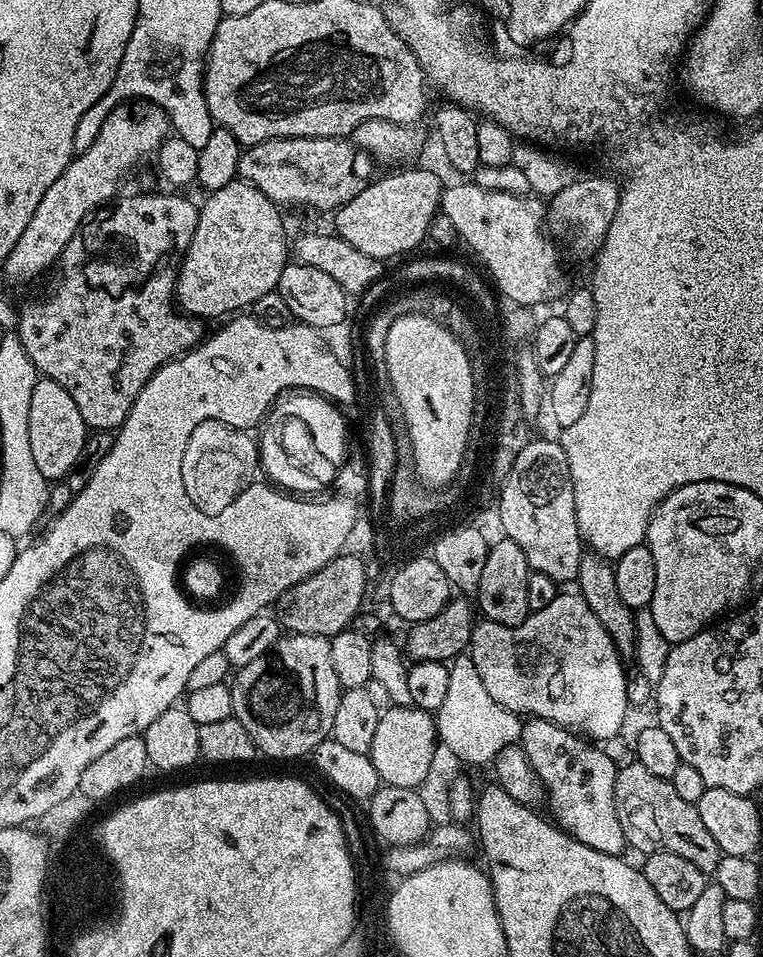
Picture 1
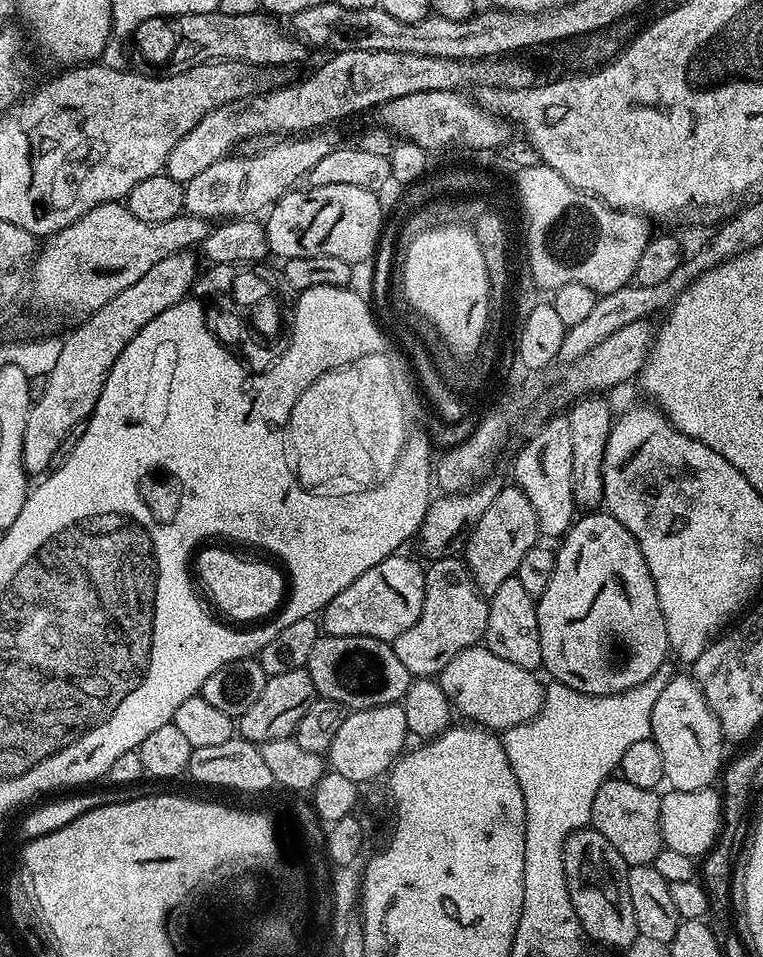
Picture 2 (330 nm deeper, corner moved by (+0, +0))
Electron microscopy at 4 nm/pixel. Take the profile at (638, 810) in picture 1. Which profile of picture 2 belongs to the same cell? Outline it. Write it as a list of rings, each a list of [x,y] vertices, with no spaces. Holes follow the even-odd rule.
[[[623,778],[604,780],[602,786],[598,786],[598,794],[594,794],[590,824],[598,834],[602,834],[602,838],[606,838],[606,842],[610,842],[610,846],[614,846],[614,850],[618,850],[618,854],[622,854],[622,858],[629,866],[651,864],[652,859],[660,853],[662,847],[660,839],[660,796],[651,788],[634,786]]]

